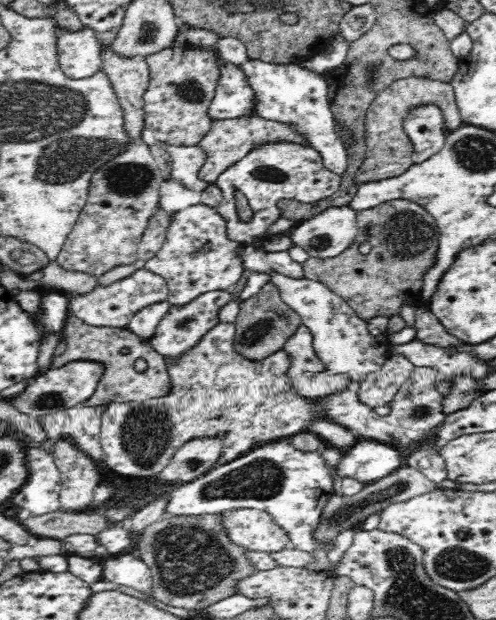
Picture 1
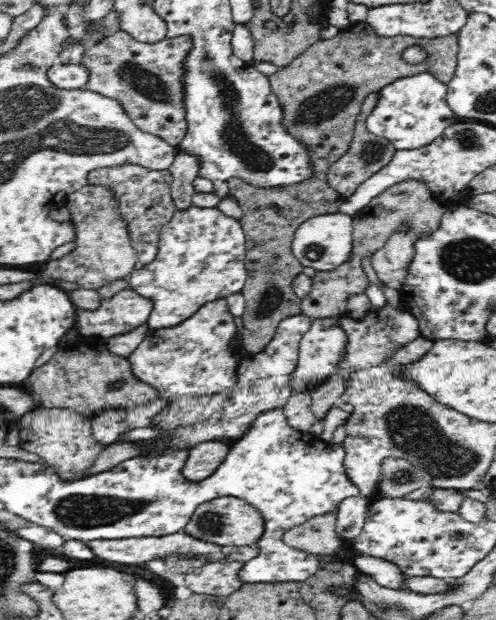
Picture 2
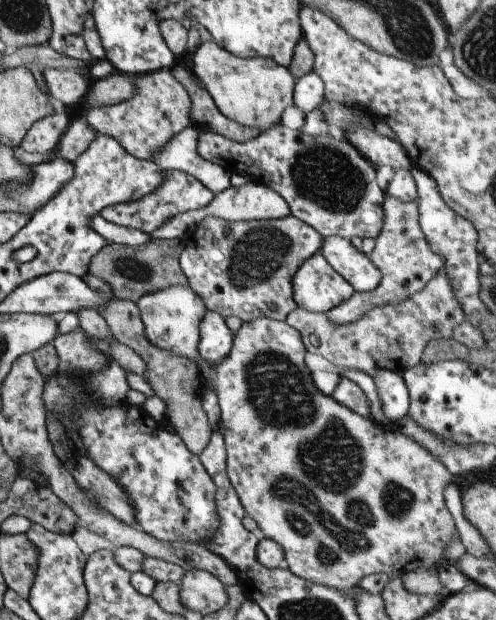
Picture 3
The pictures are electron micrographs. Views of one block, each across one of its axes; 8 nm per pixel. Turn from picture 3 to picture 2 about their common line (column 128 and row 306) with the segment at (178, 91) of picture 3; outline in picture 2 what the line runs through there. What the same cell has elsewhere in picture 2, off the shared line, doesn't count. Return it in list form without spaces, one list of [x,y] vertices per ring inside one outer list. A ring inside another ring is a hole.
[[[123,289],[112,296],[101,300],[97,310],[76,309],[75,327],[82,338],[108,340],[117,335],[124,335],[134,331],[138,326],[145,324],[154,310],[154,301],[142,297],[134,289]]]

